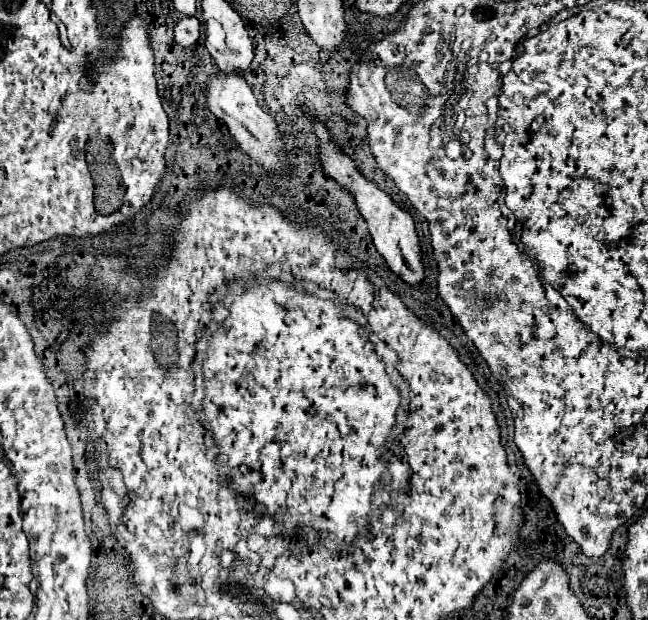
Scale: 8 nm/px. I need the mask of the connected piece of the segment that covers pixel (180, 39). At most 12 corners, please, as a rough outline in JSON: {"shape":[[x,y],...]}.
{"shape":[[184,17],[176,25],[174,41],[192,45],[200,35],[200,21]]}

